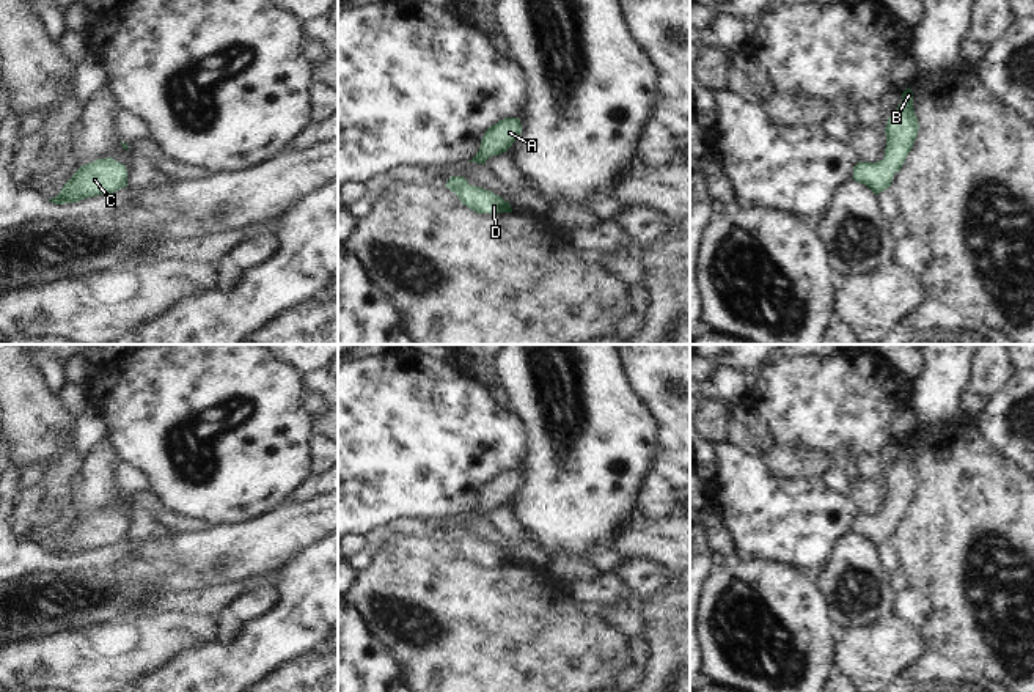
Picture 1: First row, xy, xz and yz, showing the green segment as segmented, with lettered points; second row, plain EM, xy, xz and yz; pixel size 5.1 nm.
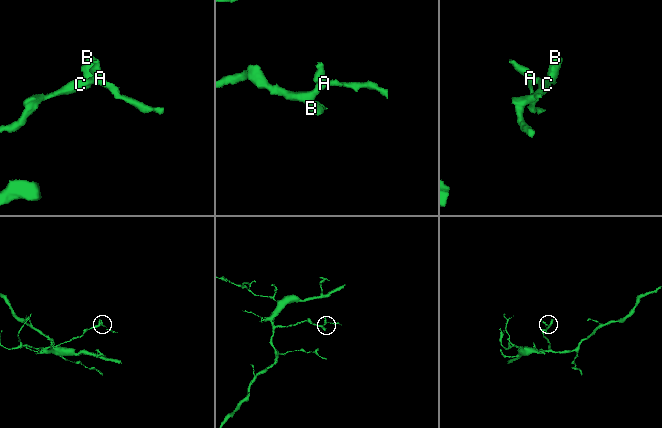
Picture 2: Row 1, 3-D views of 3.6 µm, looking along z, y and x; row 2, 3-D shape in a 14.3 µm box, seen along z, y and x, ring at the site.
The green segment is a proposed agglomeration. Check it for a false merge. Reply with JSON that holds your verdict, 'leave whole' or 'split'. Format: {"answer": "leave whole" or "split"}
{"answer": "leave whole"}

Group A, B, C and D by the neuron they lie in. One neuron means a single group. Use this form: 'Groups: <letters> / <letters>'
Groups: A B C D.

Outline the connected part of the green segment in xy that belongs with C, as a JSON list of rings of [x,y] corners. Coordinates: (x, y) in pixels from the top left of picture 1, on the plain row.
[[[107,510],[82,517],[63,538],[61,544],[49,554],[55,557],[77,555],[80,552],[113,546],[127,539],[126,517]]]

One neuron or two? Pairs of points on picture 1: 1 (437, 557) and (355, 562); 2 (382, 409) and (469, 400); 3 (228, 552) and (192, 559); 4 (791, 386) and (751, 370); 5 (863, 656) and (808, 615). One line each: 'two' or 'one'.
1: two
2: one
3: one
4: two
5: two

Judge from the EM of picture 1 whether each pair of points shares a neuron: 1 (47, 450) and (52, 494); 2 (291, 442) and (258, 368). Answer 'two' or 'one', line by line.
1: one
2: one

